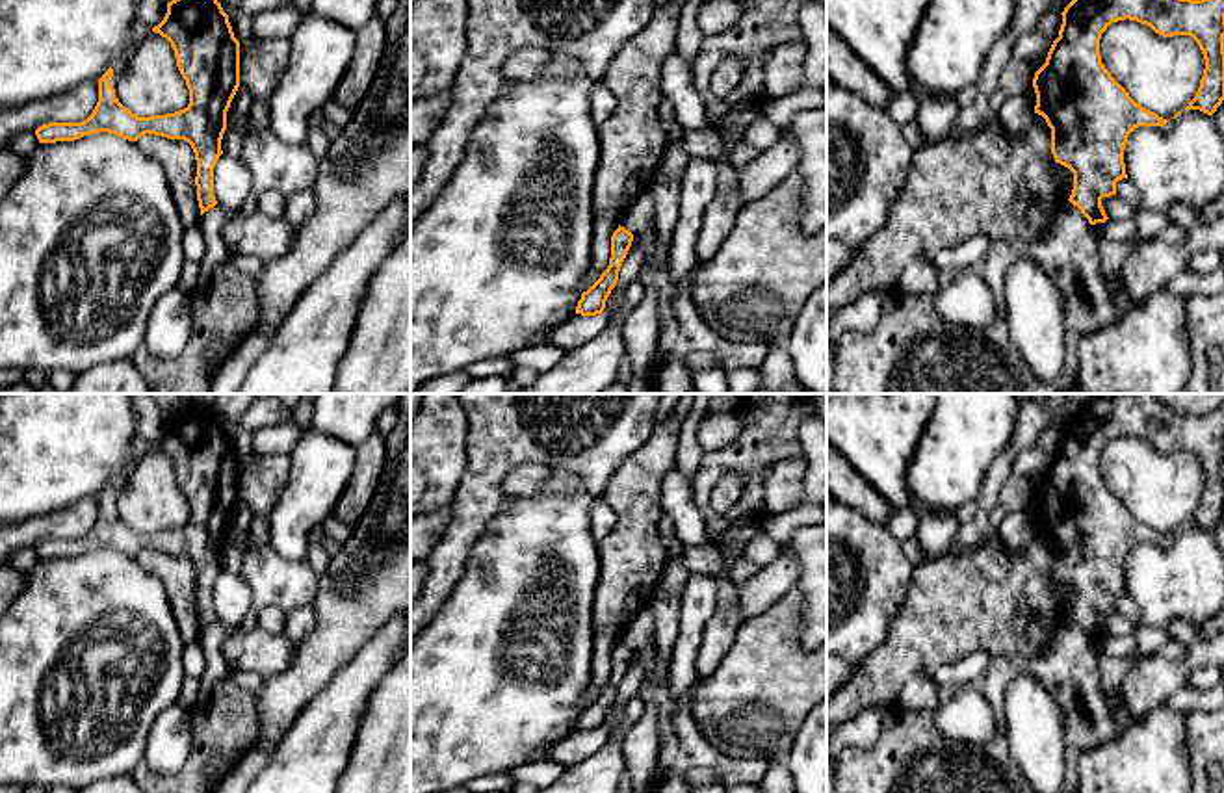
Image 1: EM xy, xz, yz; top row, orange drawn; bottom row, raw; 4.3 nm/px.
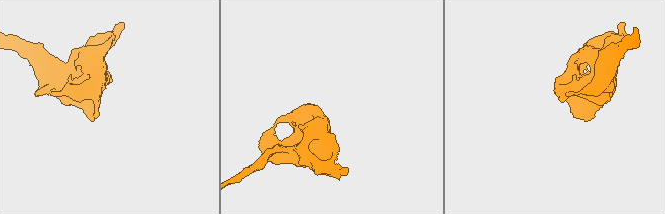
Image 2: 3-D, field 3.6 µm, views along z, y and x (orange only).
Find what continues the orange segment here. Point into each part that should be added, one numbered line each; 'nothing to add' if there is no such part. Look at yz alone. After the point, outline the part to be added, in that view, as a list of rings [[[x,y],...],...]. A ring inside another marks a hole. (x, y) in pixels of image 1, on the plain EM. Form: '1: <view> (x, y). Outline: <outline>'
nothing to add

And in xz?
nothing to add

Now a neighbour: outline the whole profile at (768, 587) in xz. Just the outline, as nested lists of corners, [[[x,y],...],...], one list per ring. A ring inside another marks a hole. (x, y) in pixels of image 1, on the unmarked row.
[[[780,546],[778,555],[747,583],[737,587],[737,605],[743,620],[767,611],[773,604],[795,587],[799,579],[799,561]]]

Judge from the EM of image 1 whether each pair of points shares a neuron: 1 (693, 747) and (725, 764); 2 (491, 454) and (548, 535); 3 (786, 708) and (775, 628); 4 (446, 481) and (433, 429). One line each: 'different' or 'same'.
1: same
2: different
3: same
4: same

